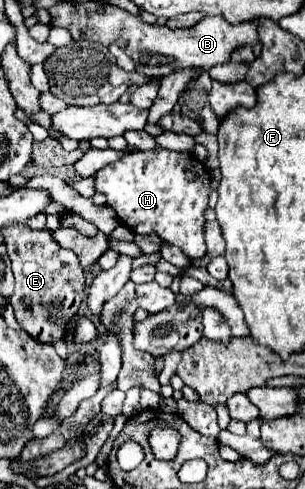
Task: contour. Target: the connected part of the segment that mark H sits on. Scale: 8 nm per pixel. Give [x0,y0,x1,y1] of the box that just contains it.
[95,149,209,261]

